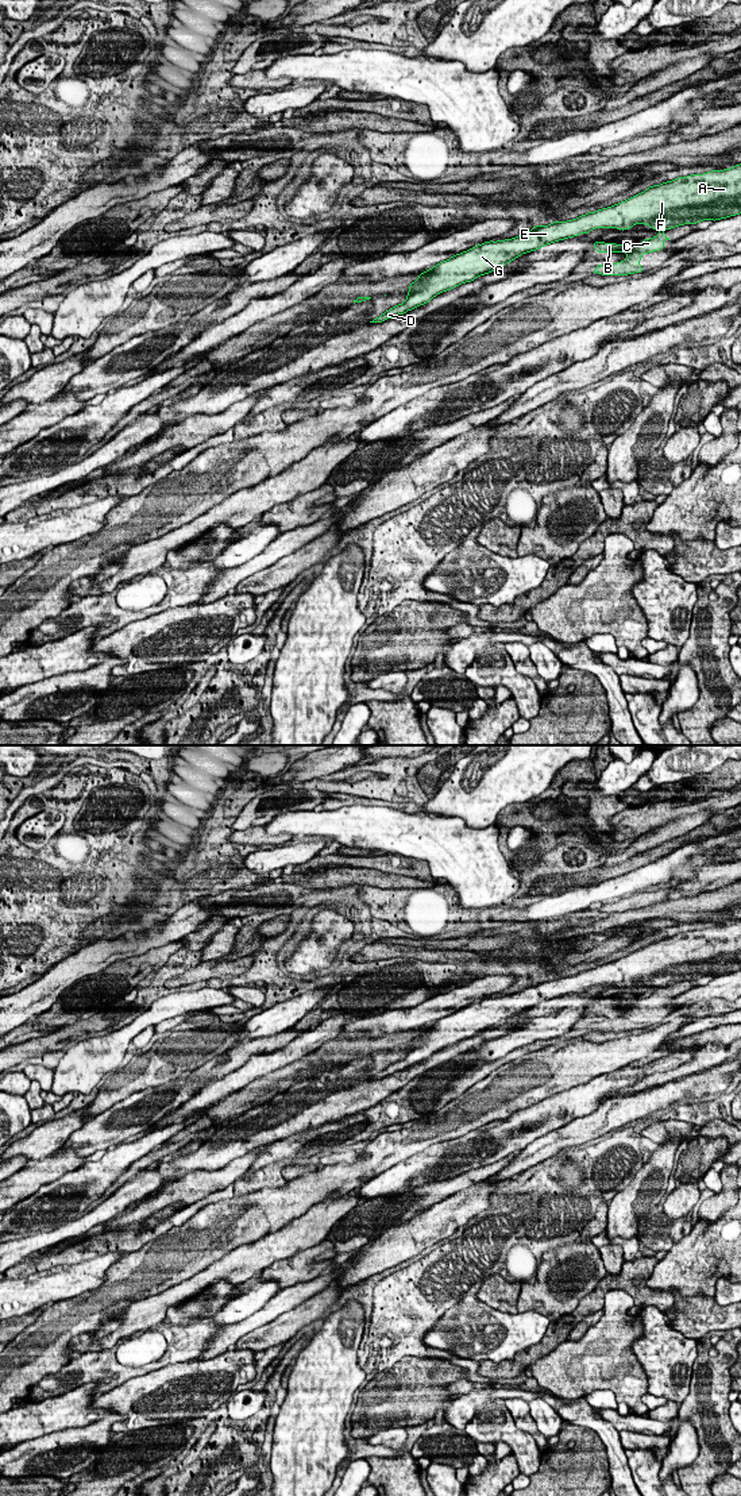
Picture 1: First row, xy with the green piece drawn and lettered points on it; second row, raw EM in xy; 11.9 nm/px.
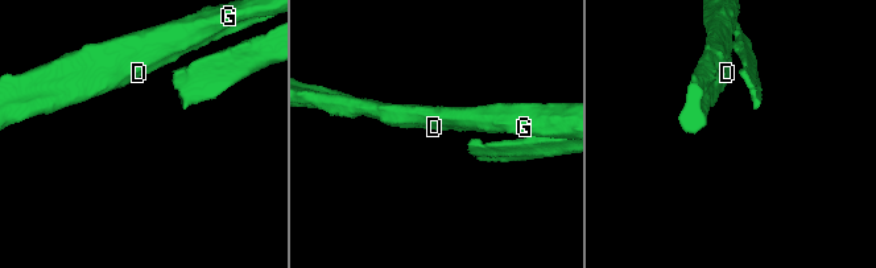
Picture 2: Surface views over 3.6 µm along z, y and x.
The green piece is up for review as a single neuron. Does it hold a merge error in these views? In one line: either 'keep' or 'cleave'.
cleave

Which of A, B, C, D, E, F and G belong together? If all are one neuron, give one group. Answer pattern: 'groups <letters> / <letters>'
groups A B D E F G / C

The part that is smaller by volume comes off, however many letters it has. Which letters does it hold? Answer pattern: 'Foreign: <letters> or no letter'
Foreign: C

